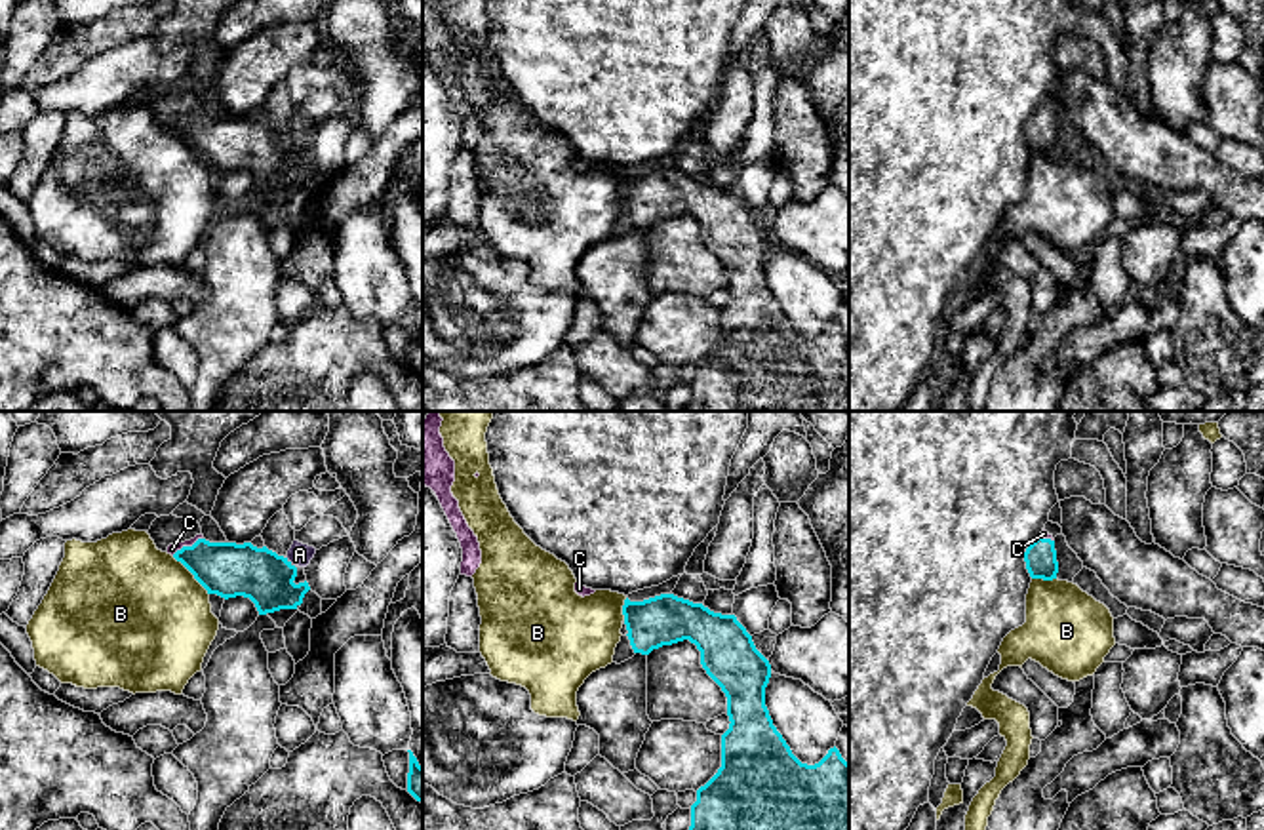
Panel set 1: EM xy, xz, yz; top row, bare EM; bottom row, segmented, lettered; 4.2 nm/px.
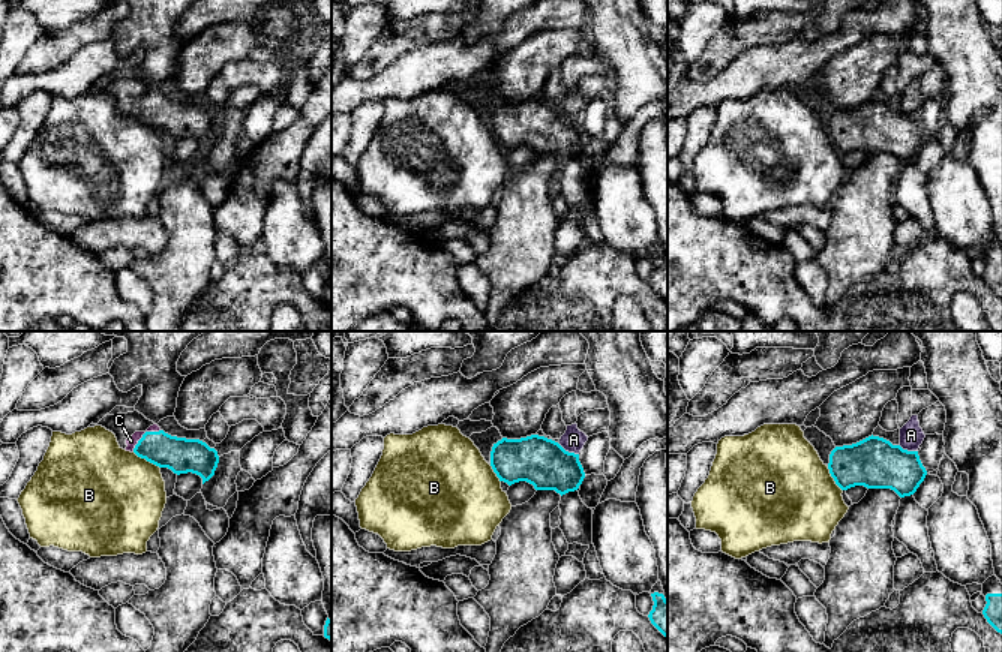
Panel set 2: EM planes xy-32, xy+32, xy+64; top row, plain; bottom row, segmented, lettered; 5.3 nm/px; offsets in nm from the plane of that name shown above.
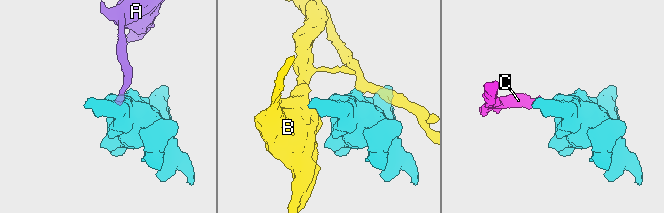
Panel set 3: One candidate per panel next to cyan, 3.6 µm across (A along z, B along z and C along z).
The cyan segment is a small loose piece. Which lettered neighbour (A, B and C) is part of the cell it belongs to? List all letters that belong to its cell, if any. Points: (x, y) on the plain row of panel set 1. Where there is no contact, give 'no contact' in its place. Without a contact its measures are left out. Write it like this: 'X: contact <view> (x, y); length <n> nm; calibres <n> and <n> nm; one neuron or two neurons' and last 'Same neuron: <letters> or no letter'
A: contact xy (290, 136); length 60 nm; calibres 220 and 100 nm; two neurons
B: contact xy (193, 147); length 220 nm; calibres 240 and 500 nm; two neurons
C: contact xy (187, 120); length 150 nm; calibres 240 and 50 nm; one neuron
Same neuron: C

